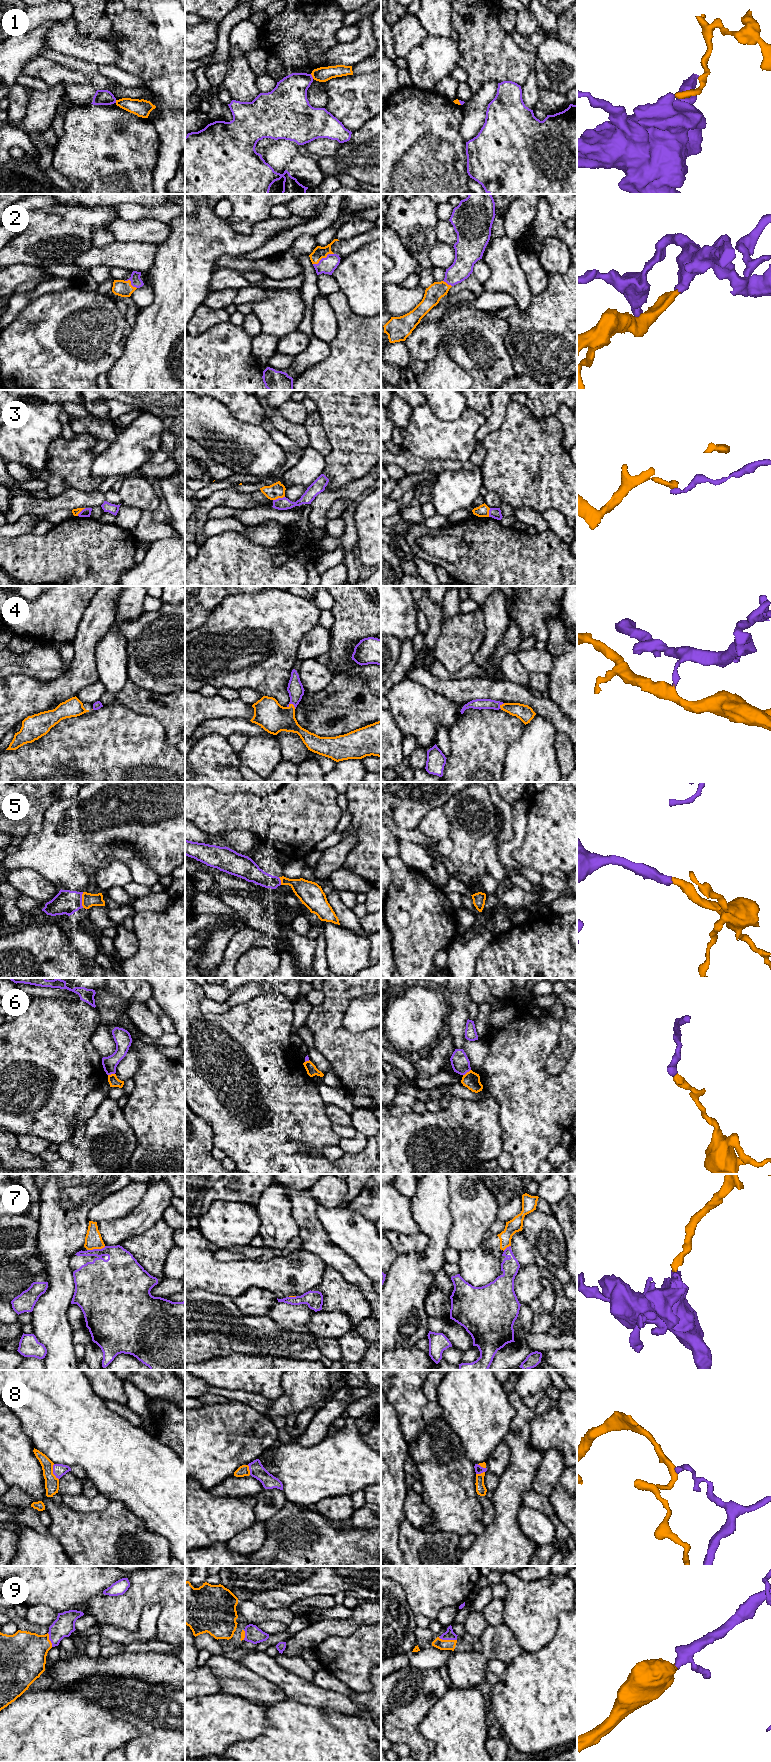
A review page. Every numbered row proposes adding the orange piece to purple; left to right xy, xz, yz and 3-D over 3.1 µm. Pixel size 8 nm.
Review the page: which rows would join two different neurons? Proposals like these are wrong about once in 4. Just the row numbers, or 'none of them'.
1, 3, 6, 7, 8

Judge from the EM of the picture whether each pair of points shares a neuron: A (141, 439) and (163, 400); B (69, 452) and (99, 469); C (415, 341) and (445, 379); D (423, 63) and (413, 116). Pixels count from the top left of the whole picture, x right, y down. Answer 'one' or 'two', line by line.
A: two
B: two
C: two
D: two

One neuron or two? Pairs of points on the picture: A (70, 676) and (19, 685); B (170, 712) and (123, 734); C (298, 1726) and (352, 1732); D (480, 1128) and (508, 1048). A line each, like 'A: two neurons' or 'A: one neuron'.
A: one neuron
B: two neurons
C: one neuron
D: two neurons

